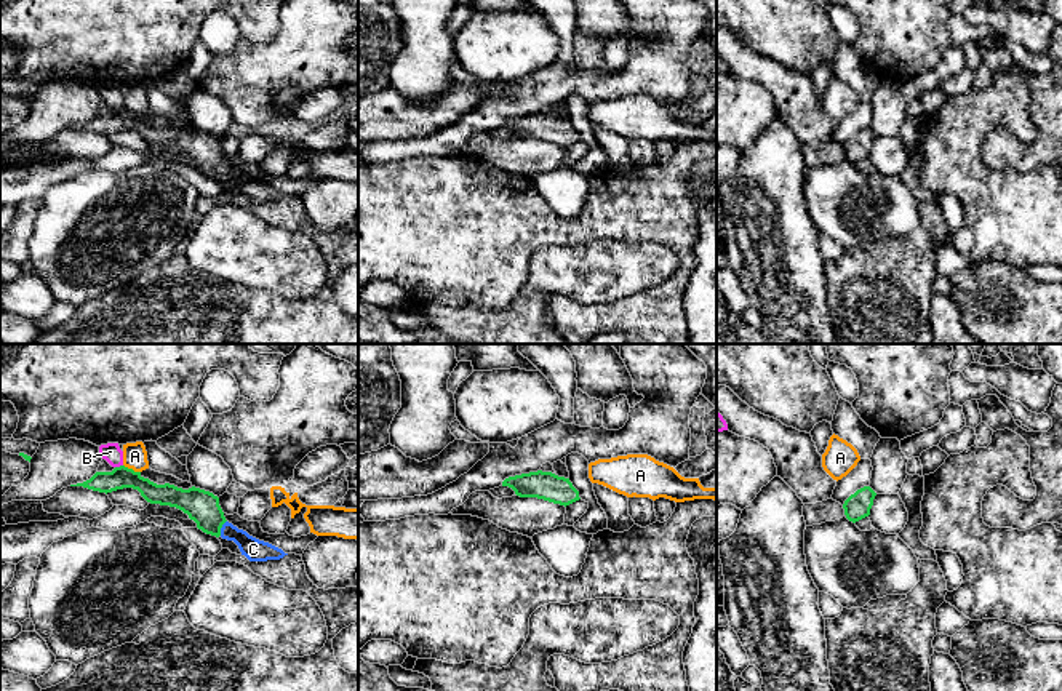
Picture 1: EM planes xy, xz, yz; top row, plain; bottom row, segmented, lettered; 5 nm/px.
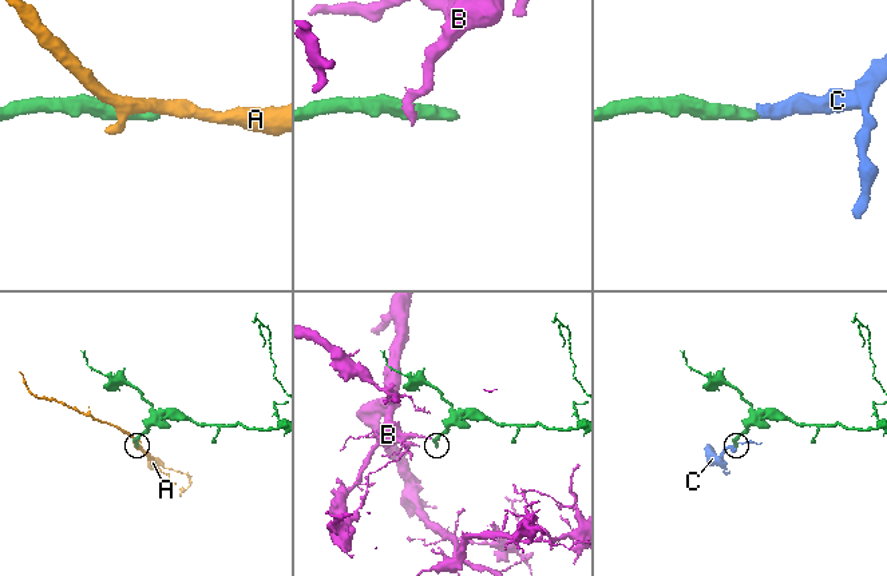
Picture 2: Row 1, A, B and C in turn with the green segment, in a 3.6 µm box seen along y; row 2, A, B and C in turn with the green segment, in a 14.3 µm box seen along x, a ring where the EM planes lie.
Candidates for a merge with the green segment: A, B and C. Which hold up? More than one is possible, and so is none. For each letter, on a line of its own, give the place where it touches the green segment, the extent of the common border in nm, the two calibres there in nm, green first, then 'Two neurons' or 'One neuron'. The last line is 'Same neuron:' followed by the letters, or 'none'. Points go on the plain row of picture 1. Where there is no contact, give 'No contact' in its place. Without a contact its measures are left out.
A: Touches green at xy (131, 111). Shared border 100 nm. Thickness 110 nm (green) against 130 nm. Two neurons
B: Touches green at xy (120, 107). Shared border 40 nm. Thickness 110 nm (green) against 90 nm. Two neurons
C: Touches green at xy (221, 168). Shared border 90 nm. Thickness 160 nm (green) against 110 nm. One neuron
Same neuron: C

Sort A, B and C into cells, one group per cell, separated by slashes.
A / B / C

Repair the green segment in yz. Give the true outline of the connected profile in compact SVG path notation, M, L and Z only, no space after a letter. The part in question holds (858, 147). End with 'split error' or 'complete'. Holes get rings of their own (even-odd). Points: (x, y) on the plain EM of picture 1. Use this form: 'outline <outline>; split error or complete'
outline M864 128L851 136L844 146L844 157L849 163L856 165L870 157L876 134L870 128Z; complete

